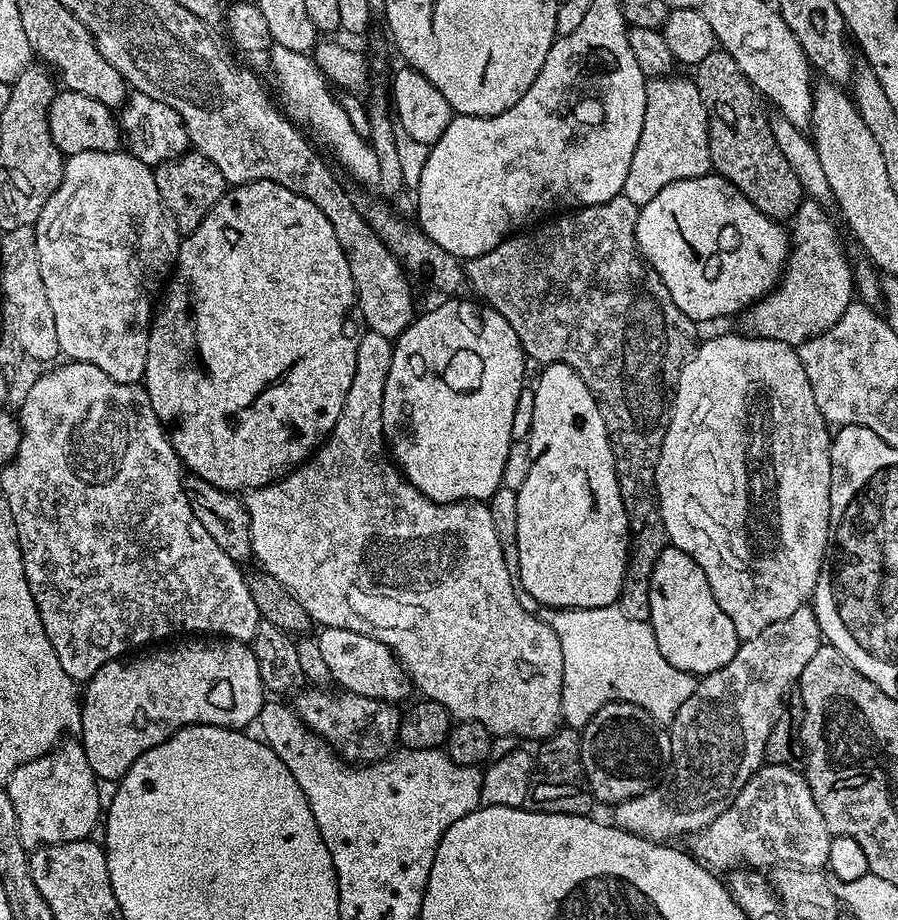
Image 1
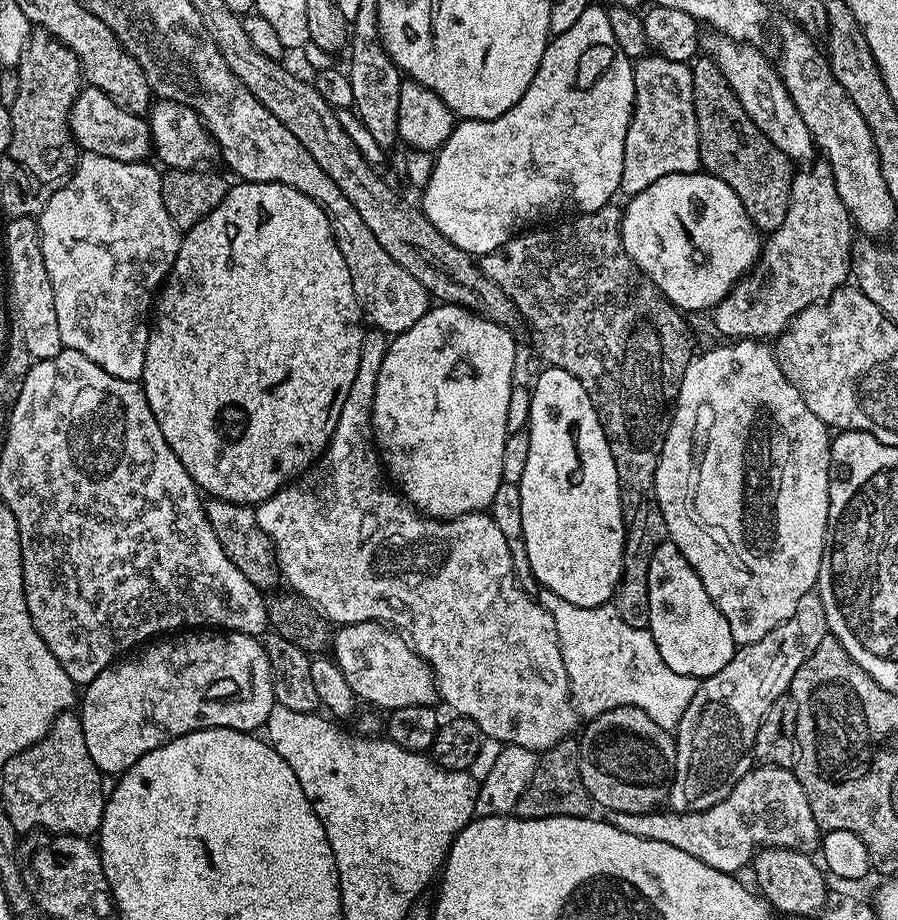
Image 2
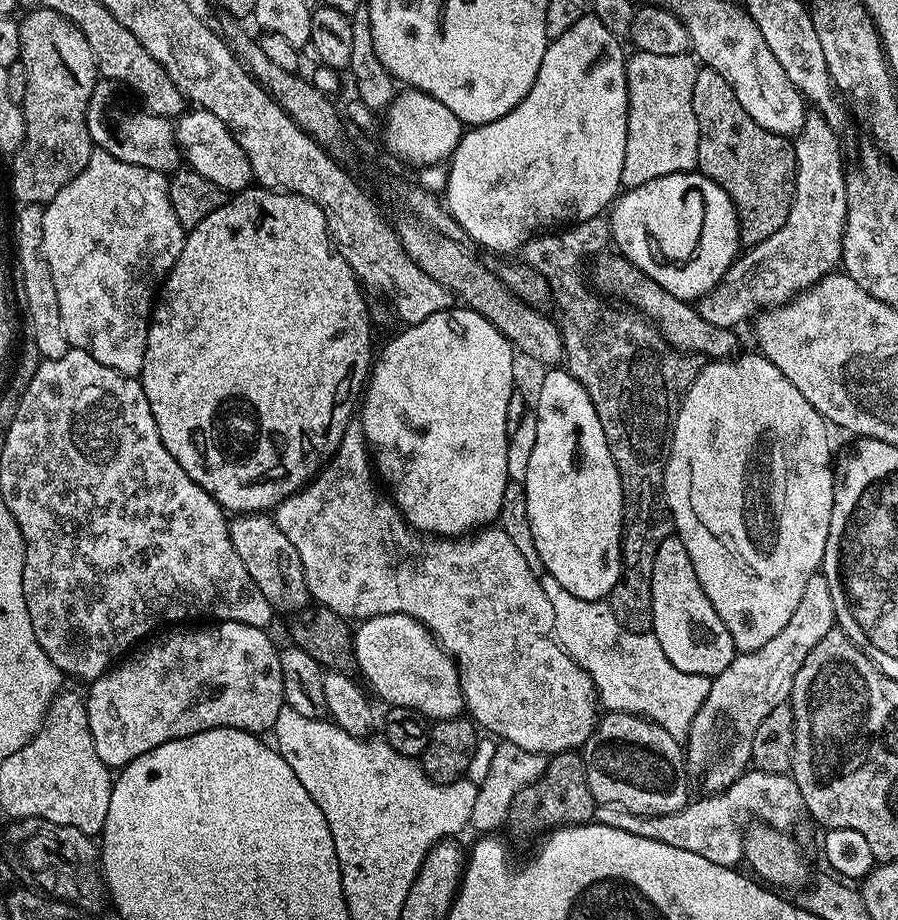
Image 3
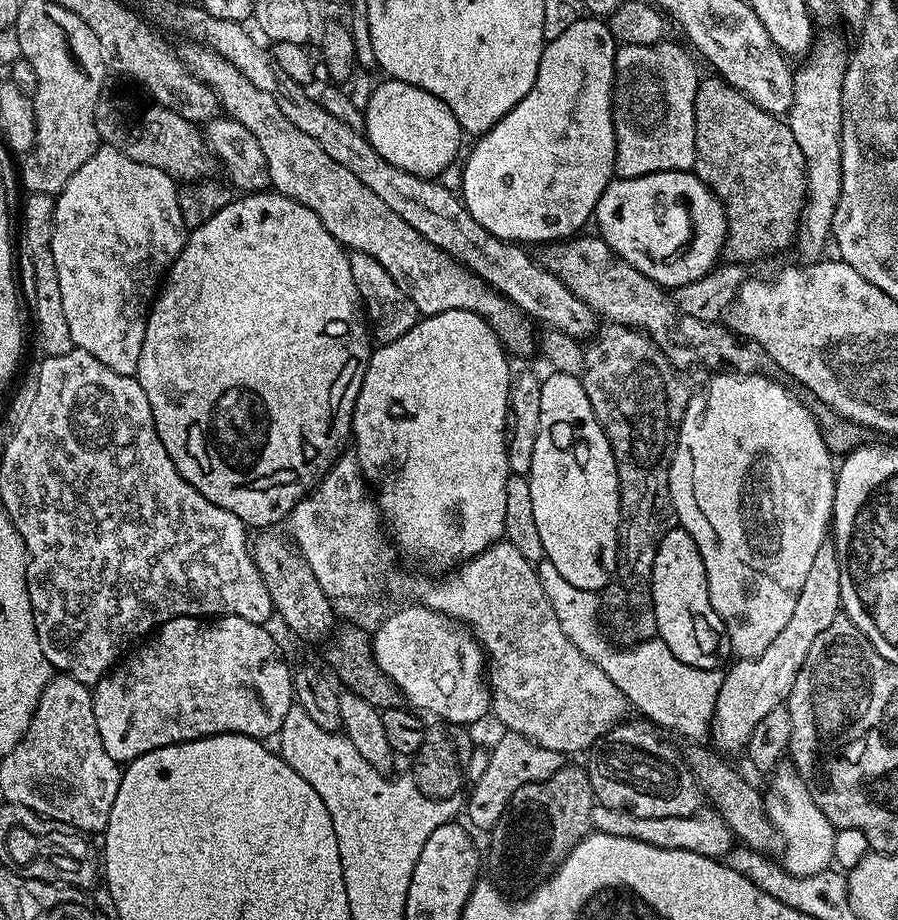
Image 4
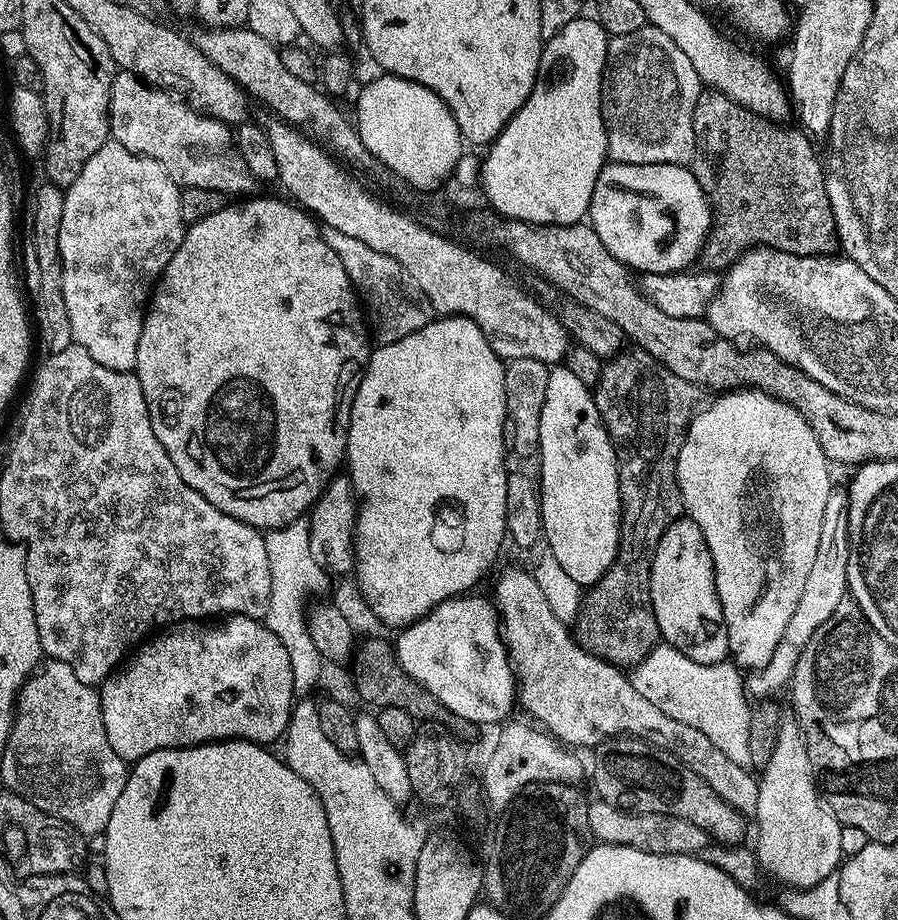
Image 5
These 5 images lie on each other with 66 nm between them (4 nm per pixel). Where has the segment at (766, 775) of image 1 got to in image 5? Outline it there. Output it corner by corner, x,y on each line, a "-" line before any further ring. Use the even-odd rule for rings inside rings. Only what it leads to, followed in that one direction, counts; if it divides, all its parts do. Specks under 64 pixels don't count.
594,800
589,803
587,810
587,822
589,833
596,840
605,844
618,846
630,846
634,850
646,850
646,854
682,854
683,856
694,856
699,854
710,843
710,837
694,822
686,822
686,818
674,818
674,814
660,813
636,813
625,812
601,800

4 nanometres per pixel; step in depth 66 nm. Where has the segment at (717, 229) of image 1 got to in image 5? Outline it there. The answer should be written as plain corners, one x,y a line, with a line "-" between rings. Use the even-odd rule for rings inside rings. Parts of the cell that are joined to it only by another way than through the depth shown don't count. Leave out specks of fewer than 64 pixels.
608,162
605,163
603,170
598,174
598,182
594,182
594,192
606,192
606,188
620,190
620,196
602,196
602,194
592,196
587,219
590,221
590,226
598,234
598,238
602,238
602,246
606,246
606,250
610,250
610,254
614,254
614,258
618,258
629,269
635,270
637,268
637,273
640,274
646,272
653,272
654,274
682,272
691,269
699,261
700,251
706,242
708,231
712,228
712,208
708,205
708,200
704,197
704,192
698,186
691,167
678,164
618,164

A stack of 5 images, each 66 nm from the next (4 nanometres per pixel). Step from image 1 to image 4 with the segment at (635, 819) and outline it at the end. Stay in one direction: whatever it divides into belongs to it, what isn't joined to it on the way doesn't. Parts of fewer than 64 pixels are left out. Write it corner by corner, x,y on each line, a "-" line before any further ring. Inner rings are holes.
826,542
818,546
818,555
806,573
806,583
802,585
802,594
798,594
794,614
778,633
778,638
774,638
774,642
770,642
770,646
766,646
766,650
753,660
737,659
736,665
728,673
723,673
710,725
711,743
721,753
736,752
739,748
741,751
747,745
754,726
758,726
770,710
781,707
787,701
794,678
798,678
798,670
802,670
802,662
806,662
806,654
810,654
810,646
814,646
814,638
818,638
826,626
836,622
841,612
836,546

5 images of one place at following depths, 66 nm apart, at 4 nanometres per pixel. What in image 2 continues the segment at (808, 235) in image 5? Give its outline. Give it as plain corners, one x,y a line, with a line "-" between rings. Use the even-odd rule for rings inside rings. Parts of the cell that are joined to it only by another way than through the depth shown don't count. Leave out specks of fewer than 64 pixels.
710,58
697,59
691,65
692,70
692,93
694,94
694,106
696,107
696,125
700,127
700,162
703,171
710,176
722,178
722,182
726,182
726,186
730,186
734,190
734,194
738,194
738,198
742,198
742,206
746,206
746,214
750,218
752,225
761,233
771,234
779,230
782,222
786,222
786,214
788,207
792,201
792,182
794,179
794,164
789,160
786,154
782,154
782,150
778,150
778,146
774,146
774,142
770,142
770,138
766,138
766,134
762,134
762,130
758,130
758,126
754,126
754,122
750,118
750,114
746,114
746,110
742,106
742,102
738,100
730,82
726,80
722,74
722,70
718,68
716,63

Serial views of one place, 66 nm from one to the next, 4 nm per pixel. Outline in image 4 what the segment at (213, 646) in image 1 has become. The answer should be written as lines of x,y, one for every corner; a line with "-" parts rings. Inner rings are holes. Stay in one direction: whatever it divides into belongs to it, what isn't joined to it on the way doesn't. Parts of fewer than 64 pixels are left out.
179,616
160,625
159,628
155,629
154,635
145,639
140,646
141,648
133,656
131,654
125,655
115,667
105,672
91,689
94,719
98,722
98,734
102,734
102,746
106,746
106,754
110,754
110,758
114,758
117,762
133,760
150,750
158,750
162,746
185,744
191,740
201,740
207,736
221,736
227,732
233,732
239,736
253,736
256,740
263,741
268,738
264,736
275,737
280,731
282,722
286,722
288,712
284,700
280,700
280,696
260,696
260,678
248,678
248,672
246,674
240,672
240,640
238,640
237,616
217,616
215,618

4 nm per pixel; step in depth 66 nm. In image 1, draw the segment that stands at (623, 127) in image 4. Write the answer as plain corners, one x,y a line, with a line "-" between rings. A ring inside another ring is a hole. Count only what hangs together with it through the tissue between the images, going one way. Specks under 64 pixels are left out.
676,75
658,76
646,83
646,118
642,118
642,134
638,134
638,146
634,158
630,158
630,174
626,174
622,193
638,206
650,202
670,182
693,180
713,171
702,94
698,94
695,79

